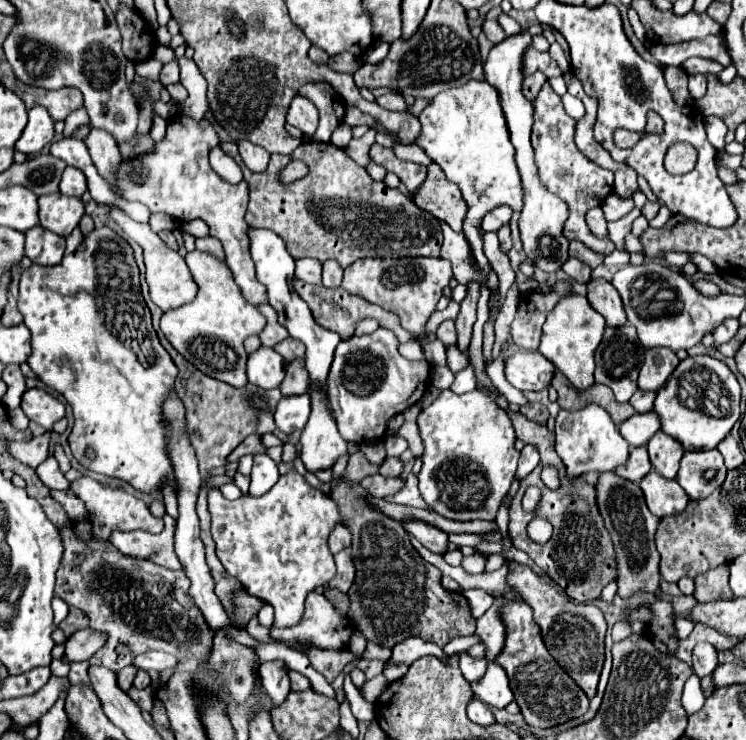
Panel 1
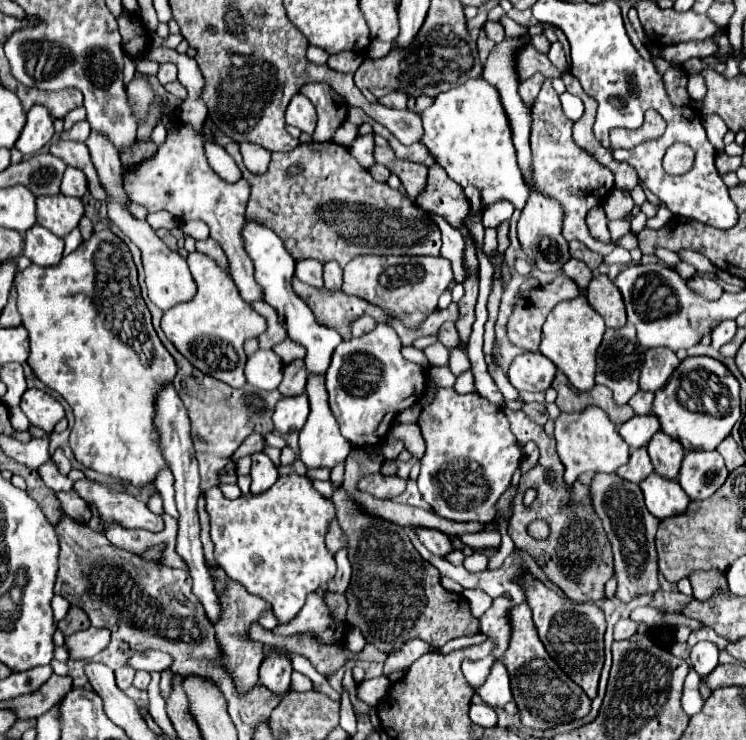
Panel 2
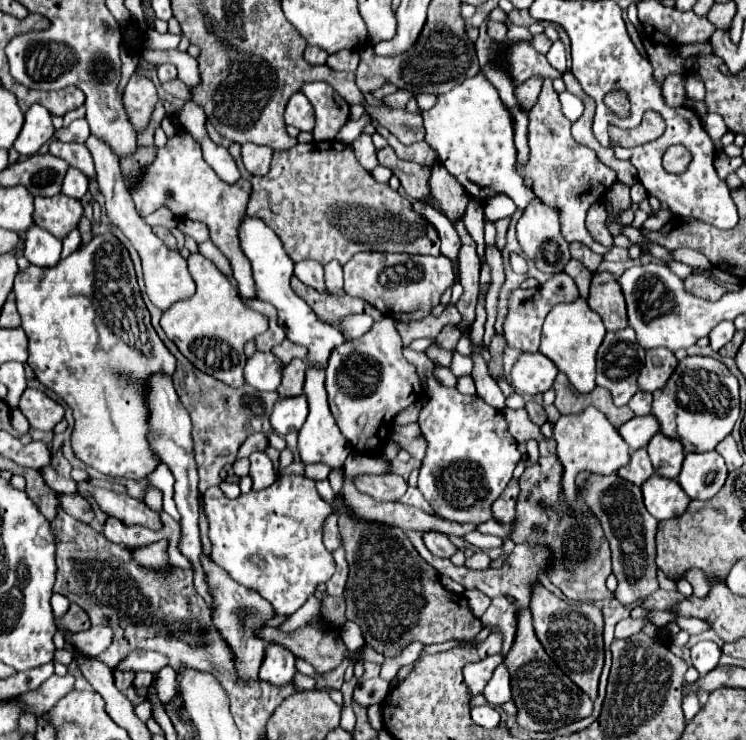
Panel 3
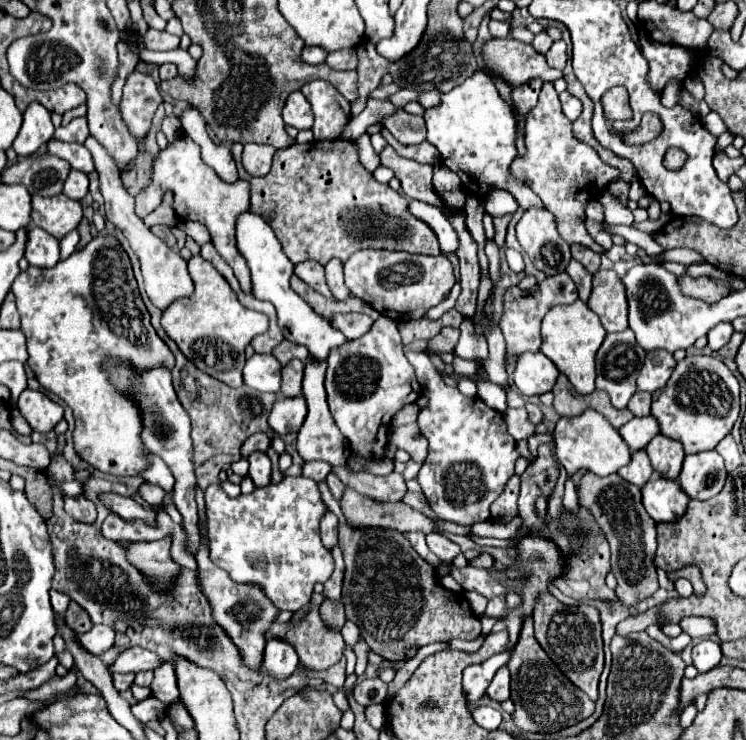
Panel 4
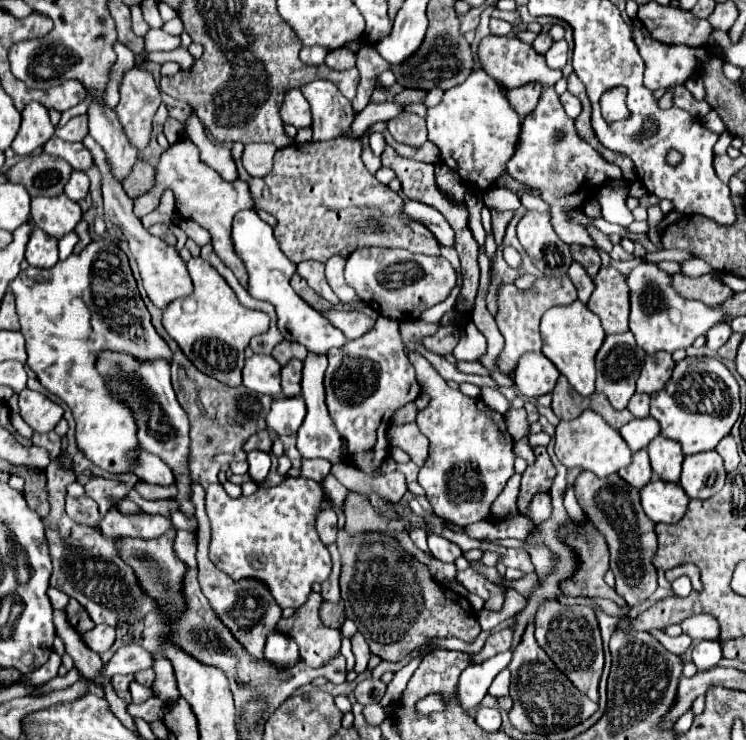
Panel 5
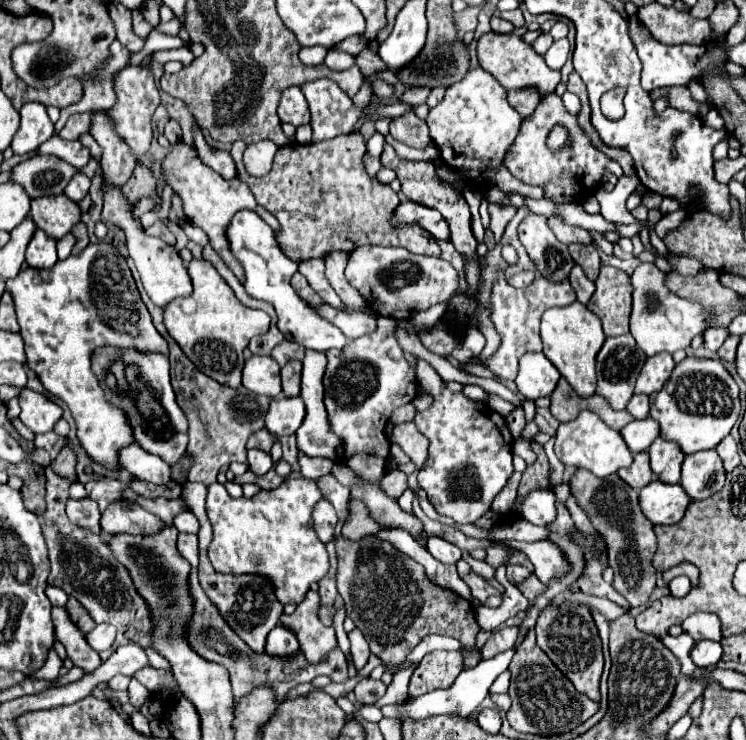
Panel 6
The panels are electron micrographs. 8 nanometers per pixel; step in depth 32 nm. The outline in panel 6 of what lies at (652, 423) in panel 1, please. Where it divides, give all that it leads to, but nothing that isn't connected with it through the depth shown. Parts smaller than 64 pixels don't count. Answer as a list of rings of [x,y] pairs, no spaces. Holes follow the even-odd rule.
[[[648,416],[644,420],[632,420],[620,430],[620,434],[626,440],[628,448],[632,450],[632,454],[636,454],[636,452],[648,450],[648,446],[658,438],[660,428],[658,428],[658,422]]]

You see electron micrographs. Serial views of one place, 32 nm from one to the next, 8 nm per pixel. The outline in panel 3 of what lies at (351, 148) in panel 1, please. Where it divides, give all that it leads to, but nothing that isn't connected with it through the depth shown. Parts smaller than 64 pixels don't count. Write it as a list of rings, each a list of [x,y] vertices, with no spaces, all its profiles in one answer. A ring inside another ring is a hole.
[[[360,134],[360,136],[352,142],[352,150],[354,150],[358,162],[360,162],[366,170],[372,170],[372,168],[378,164],[378,160],[376,160],[376,148],[374,148],[374,144],[372,144],[372,136]]]

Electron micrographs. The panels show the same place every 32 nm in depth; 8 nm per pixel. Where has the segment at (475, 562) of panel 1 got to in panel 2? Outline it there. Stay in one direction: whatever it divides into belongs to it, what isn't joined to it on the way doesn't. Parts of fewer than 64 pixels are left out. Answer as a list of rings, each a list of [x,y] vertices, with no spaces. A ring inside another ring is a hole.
[[[476,550],[472,556],[464,558],[464,568],[468,572],[482,572],[482,570],[486,570],[486,564],[488,564],[488,556],[480,550]]]

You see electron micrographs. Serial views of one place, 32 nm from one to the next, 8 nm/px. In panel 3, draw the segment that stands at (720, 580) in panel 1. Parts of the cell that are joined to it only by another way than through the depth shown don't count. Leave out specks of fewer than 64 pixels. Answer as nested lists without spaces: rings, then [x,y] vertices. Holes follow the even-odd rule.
[[[692,568],[692,570],[686,572],[686,578],[688,578],[688,582],[692,584],[694,596],[696,596],[696,598],[706,598],[706,596],[708,596],[712,582],[710,582],[710,578],[708,578],[702,570]]]

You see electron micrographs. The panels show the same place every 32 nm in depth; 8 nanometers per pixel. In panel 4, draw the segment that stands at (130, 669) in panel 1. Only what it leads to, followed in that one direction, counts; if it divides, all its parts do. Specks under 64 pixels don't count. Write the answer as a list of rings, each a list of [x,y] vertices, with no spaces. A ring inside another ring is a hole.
[[[112,674],[114,676],[114,686],[118,688],[118,692],[124,692],[124,690],[128,690],[130,686],[132,686],[132,682],[134,682],[134,674]]]

